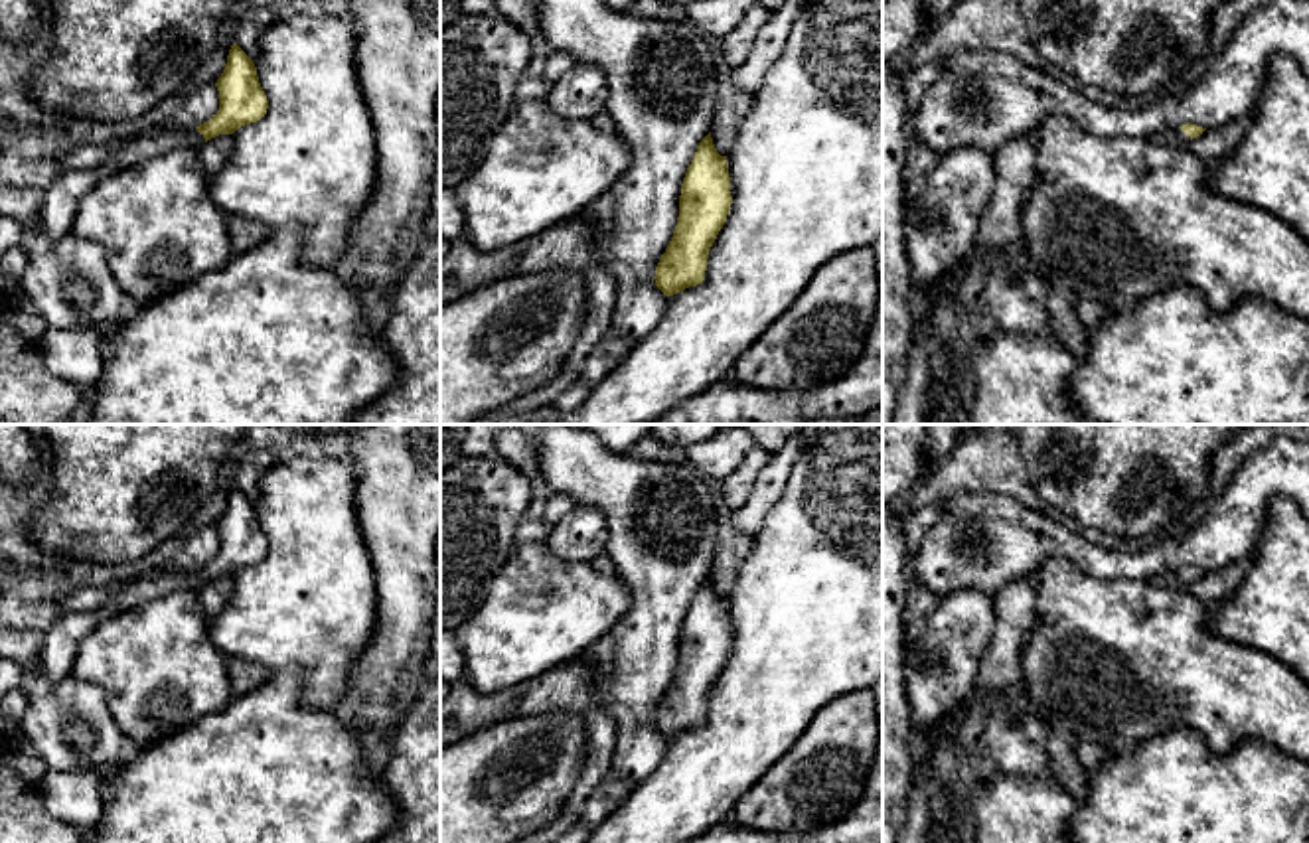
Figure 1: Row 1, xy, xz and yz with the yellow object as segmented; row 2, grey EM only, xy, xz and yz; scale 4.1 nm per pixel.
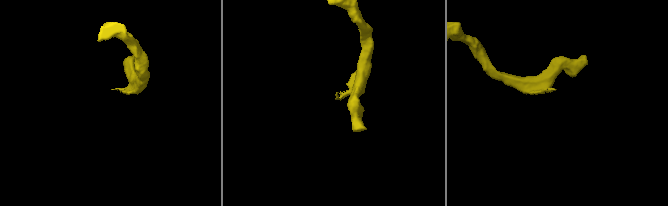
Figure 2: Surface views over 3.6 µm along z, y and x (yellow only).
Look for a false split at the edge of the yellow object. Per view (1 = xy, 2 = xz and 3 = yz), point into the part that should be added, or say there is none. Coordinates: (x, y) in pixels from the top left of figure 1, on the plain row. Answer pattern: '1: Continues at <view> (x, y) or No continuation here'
1: Continues at xy (58, 654)
2: No continuation here
3: Continues at yz (1177, 581)

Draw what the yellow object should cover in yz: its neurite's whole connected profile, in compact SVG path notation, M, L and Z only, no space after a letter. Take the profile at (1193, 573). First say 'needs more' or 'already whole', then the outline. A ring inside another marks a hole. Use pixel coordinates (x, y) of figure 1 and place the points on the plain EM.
needs more; M1183 567L1173 573L1165 573L1157 576L1153 582L1161 588L1173 588L1173 590L1183 590L1187 588L1193 580L1200 578L1206 571L1196 569L1196 567Z

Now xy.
needs more; M237 486L231 488L225 511L215 529L219 533L219 553L207 565L195 571L150 573L134 578L126 588L95 610L59 616L45 632L38 655L47 679L57 683L71 675L79 644L101 622L115 614L166 596L172 590L195 590L219 576L233 576L241 569L257 565L267 557L269 543L259 525L257 509Z

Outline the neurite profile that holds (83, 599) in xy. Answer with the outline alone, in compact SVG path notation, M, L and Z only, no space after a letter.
M120 580L115 584L105 584L105 586L83 586L83 588L73 588L69 594L63 596L59 602L57 614L69 614L69 612L87 612L103 606L109 602L116 592L126 588L132 580Z

